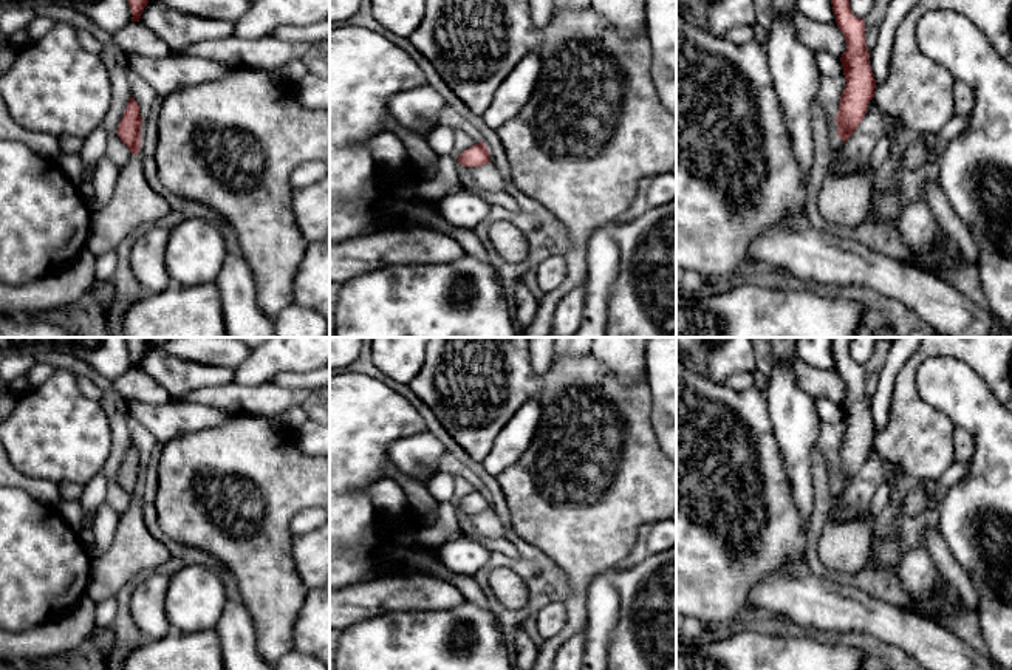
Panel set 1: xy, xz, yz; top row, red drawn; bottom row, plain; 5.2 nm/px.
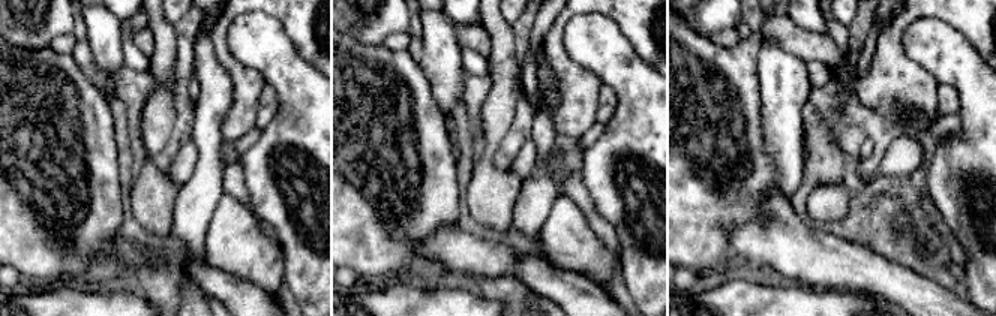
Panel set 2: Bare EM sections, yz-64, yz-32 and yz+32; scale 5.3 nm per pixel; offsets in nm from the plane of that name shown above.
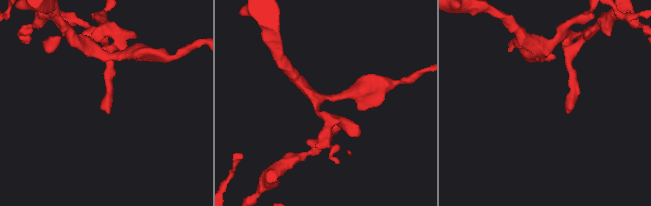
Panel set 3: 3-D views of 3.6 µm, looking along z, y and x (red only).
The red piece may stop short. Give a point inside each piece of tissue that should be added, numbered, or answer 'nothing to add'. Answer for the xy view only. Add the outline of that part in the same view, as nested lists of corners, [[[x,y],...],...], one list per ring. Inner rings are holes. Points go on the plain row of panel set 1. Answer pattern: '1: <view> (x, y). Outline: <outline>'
1: xy (133, 551). Outline: [[[132,501],[118,521],[108,551],[91,560],[87,596],[93,602],[113,602],[128,580],[156,571],[169,555],[169,549],[145,528],[139,501]]]

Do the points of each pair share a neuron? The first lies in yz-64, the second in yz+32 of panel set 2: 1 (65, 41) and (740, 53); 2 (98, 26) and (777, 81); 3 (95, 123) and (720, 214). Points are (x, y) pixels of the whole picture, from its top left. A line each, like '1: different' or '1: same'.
1: different
2: same
3: same

